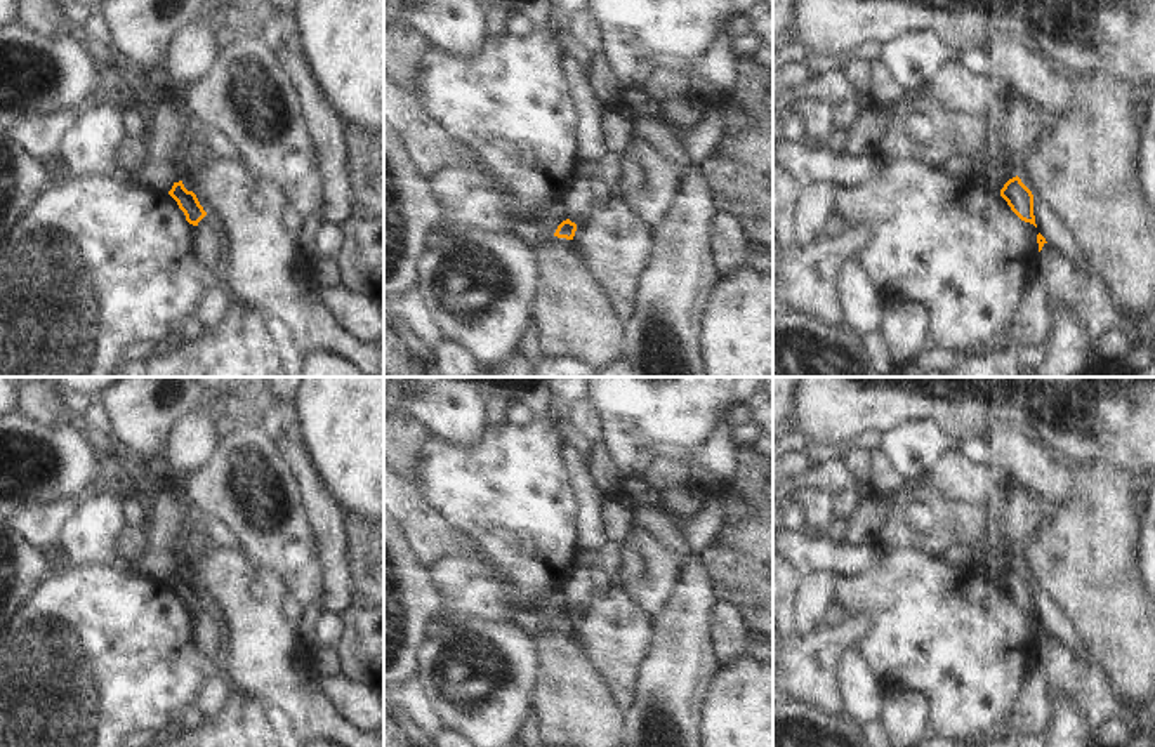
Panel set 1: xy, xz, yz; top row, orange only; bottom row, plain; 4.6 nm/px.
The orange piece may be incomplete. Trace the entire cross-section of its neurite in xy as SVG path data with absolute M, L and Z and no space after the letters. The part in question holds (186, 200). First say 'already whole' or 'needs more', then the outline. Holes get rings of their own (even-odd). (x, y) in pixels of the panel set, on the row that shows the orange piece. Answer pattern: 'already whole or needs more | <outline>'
already whole | M182 181L174 182L168 195L177 202L189 224L198 226L198 222L207 215L196 195L193 191L188 191Z

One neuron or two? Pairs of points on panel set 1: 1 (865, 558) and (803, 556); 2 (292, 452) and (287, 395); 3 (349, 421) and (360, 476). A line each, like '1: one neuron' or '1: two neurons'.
1: one neuron
2: two neurons
3: one neuron

